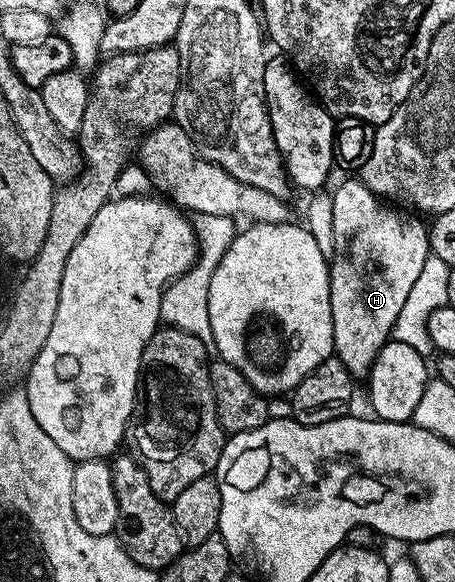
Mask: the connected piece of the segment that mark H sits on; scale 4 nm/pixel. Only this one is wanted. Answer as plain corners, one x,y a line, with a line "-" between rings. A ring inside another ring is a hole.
361,179
340,182
332,189
332,196
335,255
329,266
334,353
355,379
362,379
369,374
372,363
387,341
391,340
396,315
400,315
400,310
407,302
408,291
415,286
423,270
424,259
431,255
430,231
421,216
411,215
393,204
384,203
383,198
376,196

